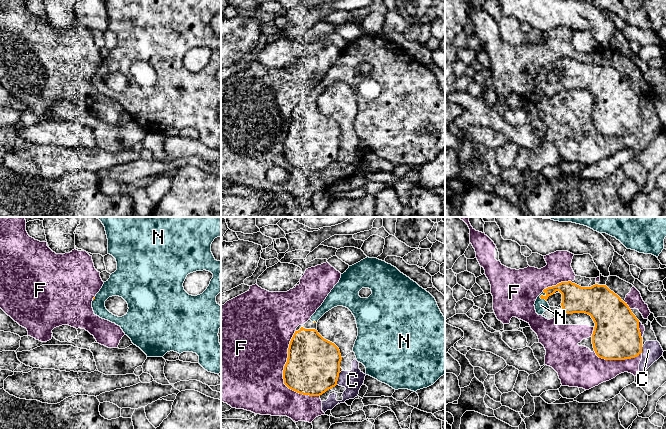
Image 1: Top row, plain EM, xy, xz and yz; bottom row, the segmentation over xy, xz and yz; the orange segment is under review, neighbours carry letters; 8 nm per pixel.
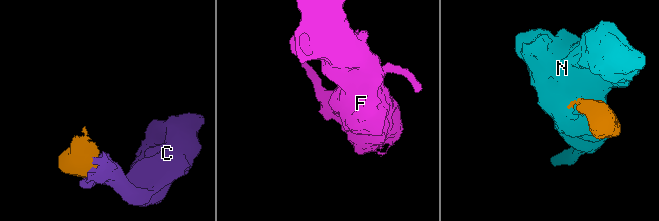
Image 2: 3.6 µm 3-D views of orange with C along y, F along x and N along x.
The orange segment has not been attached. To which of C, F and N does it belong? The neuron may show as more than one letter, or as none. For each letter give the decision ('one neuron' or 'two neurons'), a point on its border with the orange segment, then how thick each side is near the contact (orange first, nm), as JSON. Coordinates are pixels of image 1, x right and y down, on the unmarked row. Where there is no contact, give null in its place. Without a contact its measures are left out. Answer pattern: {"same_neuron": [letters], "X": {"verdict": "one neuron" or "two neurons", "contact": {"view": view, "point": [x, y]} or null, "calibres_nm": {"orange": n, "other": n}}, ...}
{"same_neuron": ["N"], "C": {"verdict": "two neurons", "contact": {"view": "xz", "point": [337, 154]}, "calibres_nm": {"orange": 440, "other": 160}}, "F": {"verdict": "two neurons", "contact": {"view": "xz", "point": [283, 150]}, "calibres_nm": {"orange": 440, "other": 500}}, "N": {"verdict": "one neuron", "contact": {"view": "yz", "point": [540, 72]}, "calibres_nm": {"orange": 160, "other": 110}}}

